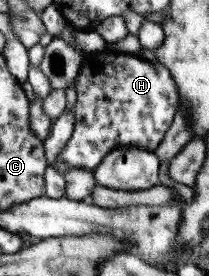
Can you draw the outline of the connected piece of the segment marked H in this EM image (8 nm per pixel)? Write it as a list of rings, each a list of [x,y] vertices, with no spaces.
[[[110,49],[92,53],[82,52],[80,66],[78,74],[72,80],[76,92],[72,133],[51,167],[56,169],[57,163],[65,163],[66,171],[71,168],[95,169],[101,163],[101,159],[118,146],[134,146],[153,151],[170,127],[177,111],[178,96],[169,71],[157,61],[153,64],[136,54],[125,54]]]

